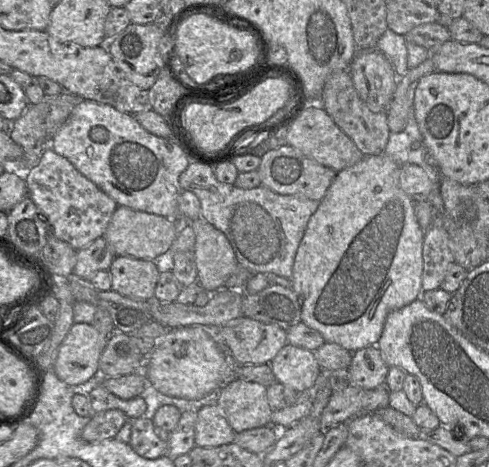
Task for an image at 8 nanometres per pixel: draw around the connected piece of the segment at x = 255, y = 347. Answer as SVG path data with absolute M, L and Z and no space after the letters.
M244 316L221 329L224 344L237 365L270 364L287 344L285 329Z

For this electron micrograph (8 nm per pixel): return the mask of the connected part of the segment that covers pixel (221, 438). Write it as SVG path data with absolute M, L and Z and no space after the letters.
M215 405L205 406L197 412L195 446L214 448L233 443L236 433L225 415Z

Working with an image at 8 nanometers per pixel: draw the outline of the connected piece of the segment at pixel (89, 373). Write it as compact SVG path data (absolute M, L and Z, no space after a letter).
M74 323L60 344L53 363L56 376L72 387L89 380L96 380L99 374L99 358L104 350L108 337L99 332L90 323Z

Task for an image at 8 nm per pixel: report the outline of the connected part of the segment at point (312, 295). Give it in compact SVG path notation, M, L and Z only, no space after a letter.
M382 153L365 156L357 164L339 171L325 196L320 201L317 210L308 221L293 264L291 288L296 293L301 307L301 322L317 330L326 343L336 343L352 353L368 346L377 346L388 314L419 299L422 294L423 241L425 232L421 229L416 219L415 202L399 185L399 169L400 166L397 163Z

